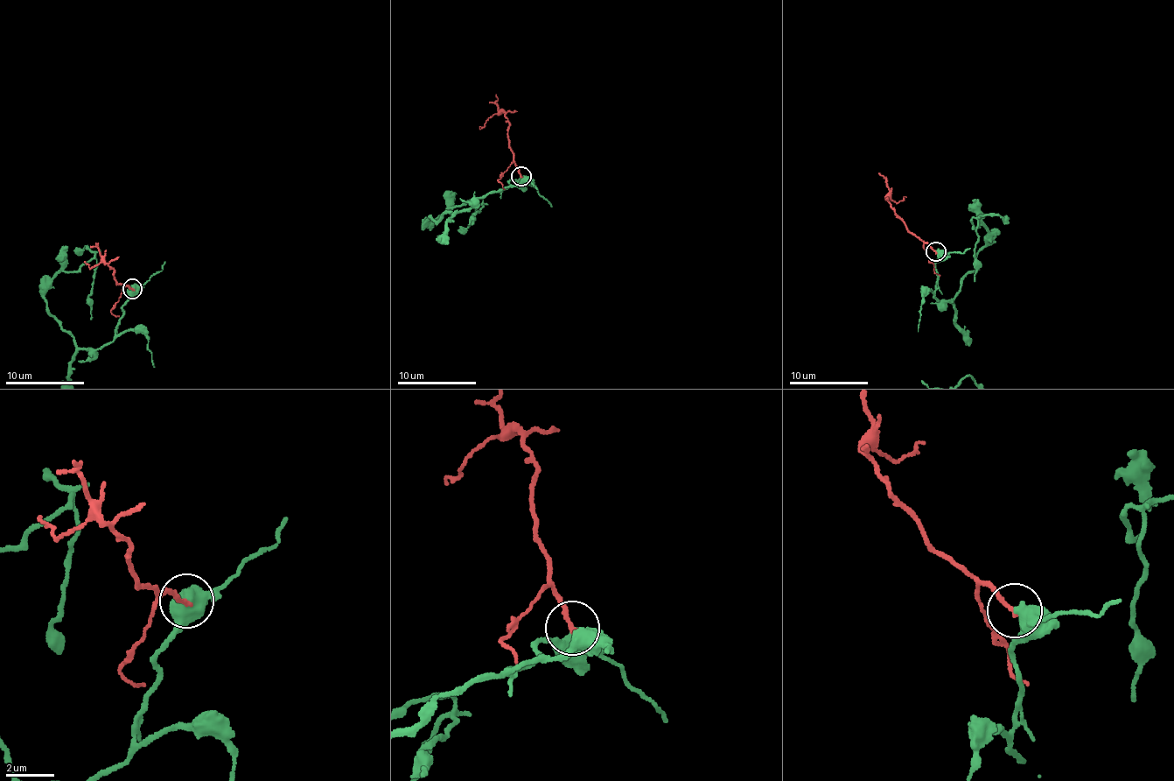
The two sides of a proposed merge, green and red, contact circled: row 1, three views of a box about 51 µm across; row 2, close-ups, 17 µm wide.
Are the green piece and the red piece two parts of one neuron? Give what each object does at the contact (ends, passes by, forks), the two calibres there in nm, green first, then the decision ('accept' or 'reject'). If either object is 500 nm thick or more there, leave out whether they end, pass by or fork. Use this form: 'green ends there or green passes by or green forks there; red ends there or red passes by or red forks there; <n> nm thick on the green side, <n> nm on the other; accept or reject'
600 nm thick on the green side, 190 nm on the other; reject

